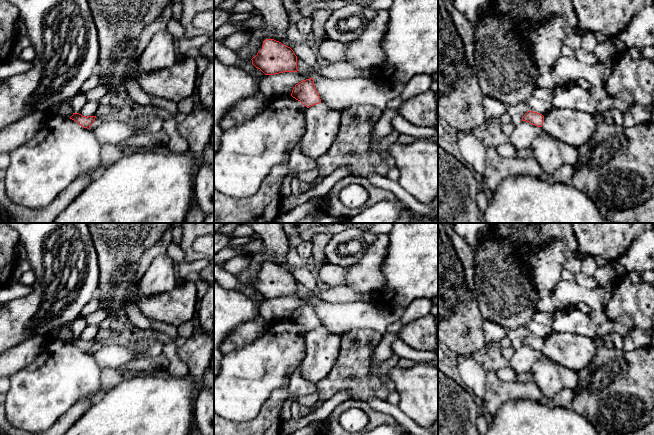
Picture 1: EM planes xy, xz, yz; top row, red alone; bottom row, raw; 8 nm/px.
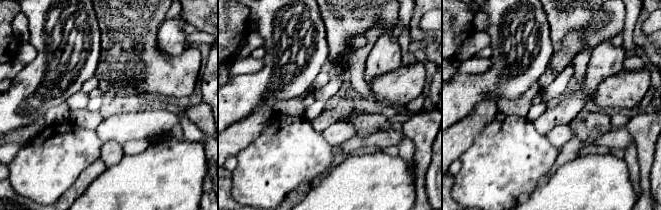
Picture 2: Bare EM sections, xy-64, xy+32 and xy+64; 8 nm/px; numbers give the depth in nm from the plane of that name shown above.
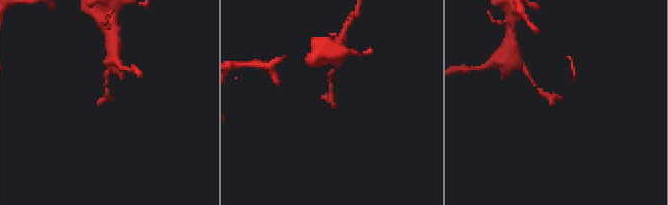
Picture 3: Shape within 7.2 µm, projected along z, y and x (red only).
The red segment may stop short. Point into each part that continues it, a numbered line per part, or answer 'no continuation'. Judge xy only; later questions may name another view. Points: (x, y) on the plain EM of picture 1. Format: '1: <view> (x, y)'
no continuation

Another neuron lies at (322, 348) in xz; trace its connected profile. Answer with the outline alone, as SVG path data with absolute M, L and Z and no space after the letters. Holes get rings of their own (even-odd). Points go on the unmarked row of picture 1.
M323 327L307 332L305 357L299 365L305 381L316 384L330 373L340 353L341 339L342 336L332 335Z

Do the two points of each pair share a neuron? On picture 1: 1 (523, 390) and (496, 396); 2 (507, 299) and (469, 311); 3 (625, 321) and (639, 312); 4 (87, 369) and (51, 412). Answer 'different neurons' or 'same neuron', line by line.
1: same neuron
2: different neurons
3: different neurons
4: same neuron

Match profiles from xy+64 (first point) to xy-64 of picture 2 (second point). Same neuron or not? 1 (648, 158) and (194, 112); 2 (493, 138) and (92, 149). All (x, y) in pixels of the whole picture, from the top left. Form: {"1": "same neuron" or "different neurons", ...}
{"1": "same neuron", "2": "same neuron"}

